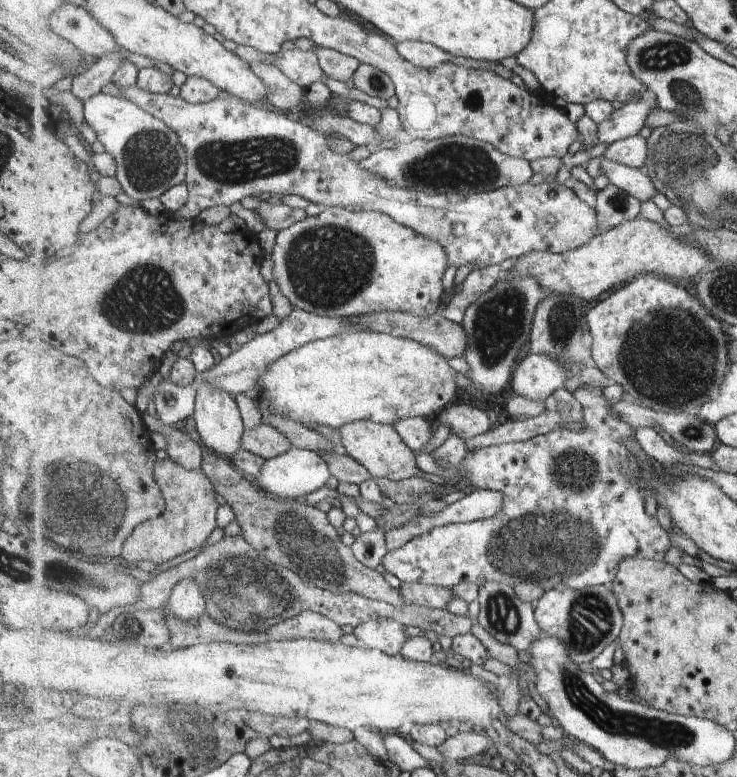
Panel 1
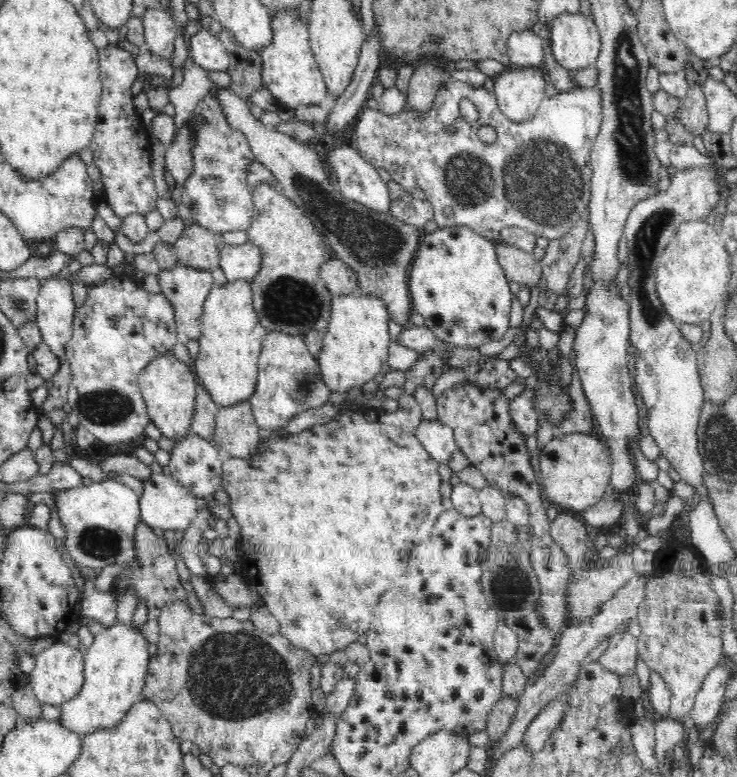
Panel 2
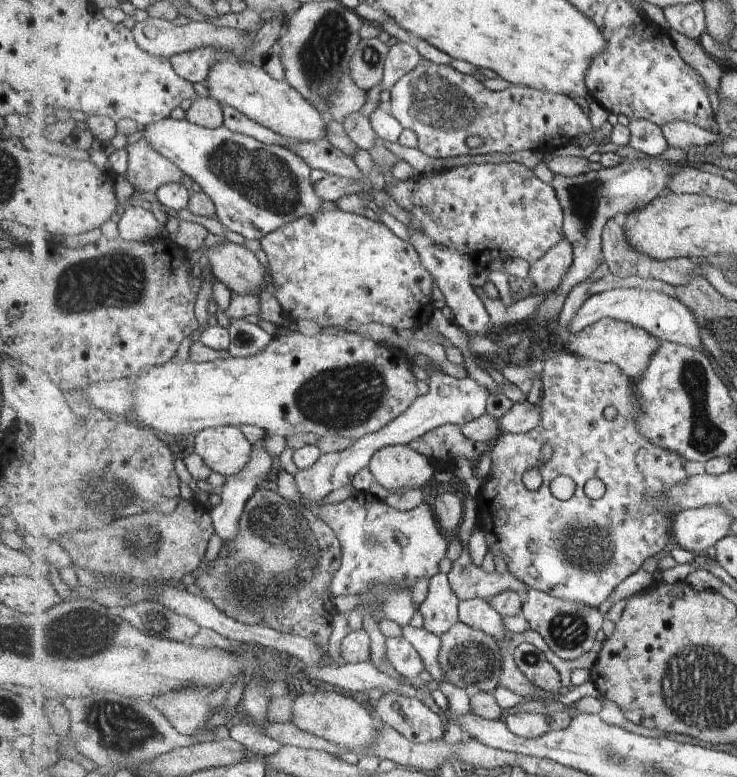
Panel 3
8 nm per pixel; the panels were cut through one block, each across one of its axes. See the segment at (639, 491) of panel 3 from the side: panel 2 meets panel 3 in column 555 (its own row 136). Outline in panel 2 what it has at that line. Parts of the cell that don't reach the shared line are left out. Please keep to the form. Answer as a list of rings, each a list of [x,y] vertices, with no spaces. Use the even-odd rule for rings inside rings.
[[[449,78],[444,88],[437,92],[430,112],[421,121],[410,111],[387,115],[369,107],[363,109],[356,119],[354,148],[366,162],[377,169],[384,168],[403,190],[420,188],[425,199],[432,203],[433,219],[439,228],[462,226],[496,242],[502,228],[514,226],[542,238],[558,239],[569,234],[575,222],[590,212],[590,152],[602,119],[602,105],[599,104],[598,89],[594,87],[578,85],[571,91],[546,96],[532,118],[512,122],[499,109],[494,92]],[[463,97],[477,108],[478,120],[468,122],[460,115],[459,102]],[[482,126],[490,126],[490,130],[494,130],[494,142],[480,141],[478,130]]]

